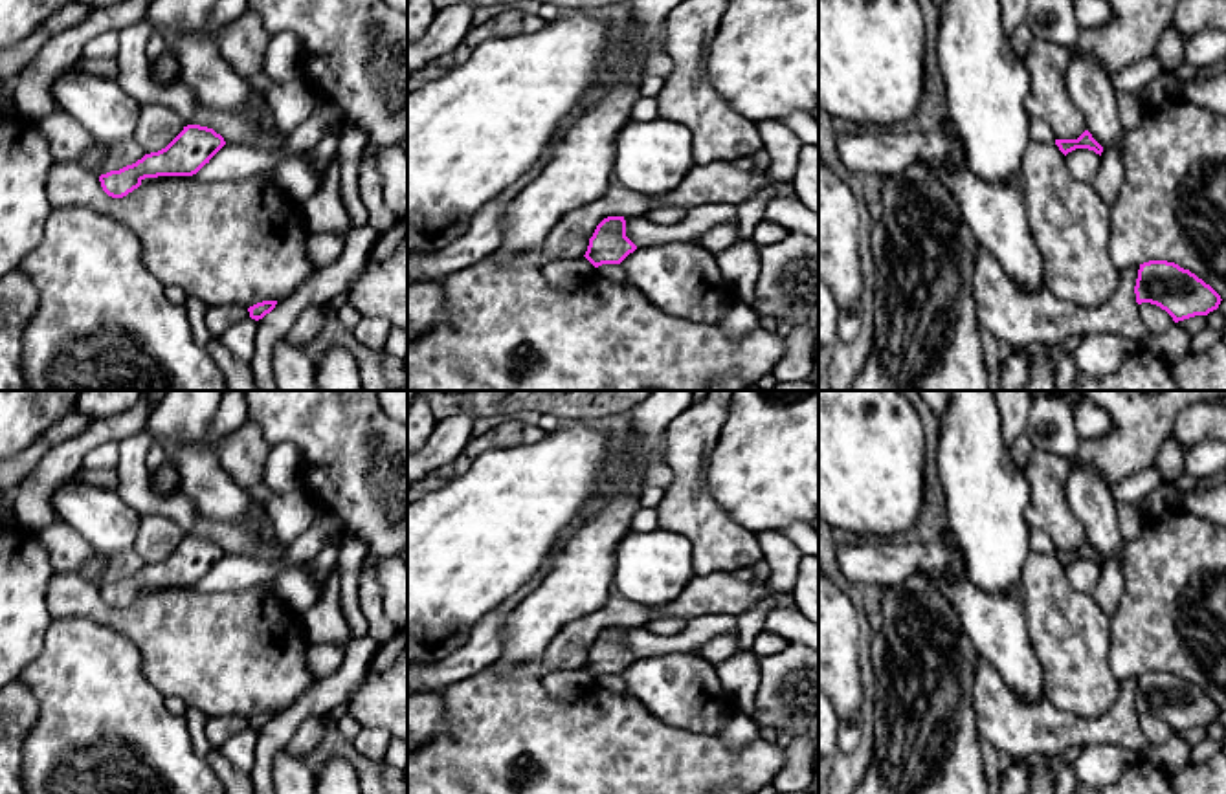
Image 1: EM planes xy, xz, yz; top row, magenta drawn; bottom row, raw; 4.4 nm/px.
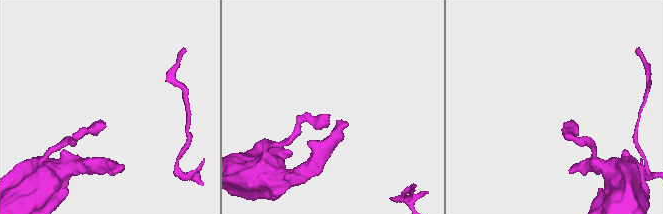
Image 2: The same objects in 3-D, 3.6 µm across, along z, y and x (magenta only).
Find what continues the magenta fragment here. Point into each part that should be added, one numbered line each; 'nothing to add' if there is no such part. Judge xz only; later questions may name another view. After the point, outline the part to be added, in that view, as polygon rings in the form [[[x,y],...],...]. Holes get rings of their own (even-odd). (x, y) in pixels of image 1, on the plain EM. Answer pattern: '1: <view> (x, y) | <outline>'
nothing to add

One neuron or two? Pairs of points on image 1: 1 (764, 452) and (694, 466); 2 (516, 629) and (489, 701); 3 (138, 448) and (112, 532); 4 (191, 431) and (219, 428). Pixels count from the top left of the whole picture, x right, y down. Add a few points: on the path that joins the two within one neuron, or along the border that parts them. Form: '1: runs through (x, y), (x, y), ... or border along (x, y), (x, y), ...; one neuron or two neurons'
1: border along (725, 422), (707, 474), (709, 494), (720, 505); two neurons
2: border along (490, 666), (503, 673), (533, 668); two neurons
3: border along (116, 492), (140, 516); two neurons
4: border along (217, 409), (211, 420), (211, 433), (222, 437); two neurons

